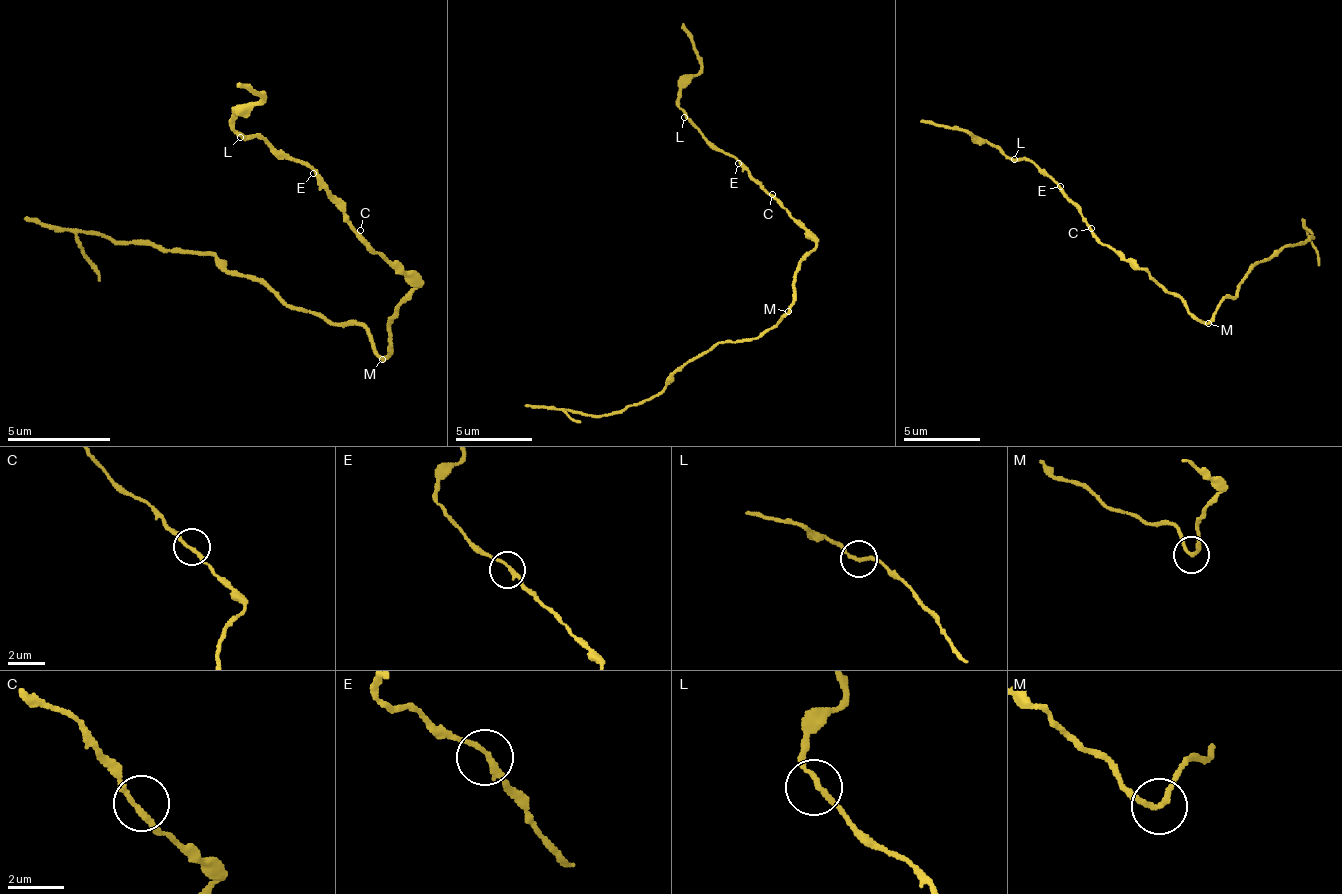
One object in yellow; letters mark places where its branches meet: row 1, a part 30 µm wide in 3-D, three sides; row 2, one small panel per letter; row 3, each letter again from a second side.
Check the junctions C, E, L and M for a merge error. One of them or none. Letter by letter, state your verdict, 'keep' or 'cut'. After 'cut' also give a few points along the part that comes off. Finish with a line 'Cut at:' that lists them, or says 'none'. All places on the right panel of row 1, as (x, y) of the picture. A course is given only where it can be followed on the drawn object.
C: keep
E: keep
L: keep
M: cut | (1209, 324), (1225, 297), (1236, 297), (1240, 282), (1294, 244), (1301, 244), (1313, 236), (1301, 221)
Cut at: M

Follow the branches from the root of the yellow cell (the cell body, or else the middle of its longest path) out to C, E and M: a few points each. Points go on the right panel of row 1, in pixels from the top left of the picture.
C: (1175, 297), (1144, 270), (1133, 270), (1106, 247), (1091, 228)
E: (1175, 297), (1144, 270), (1133, 270), (1106, 247), (1083, 221), (1079, 205), (1060, 186)
M: (1175, 297), (1179, 297), (1190, 312), (1209, 324)

